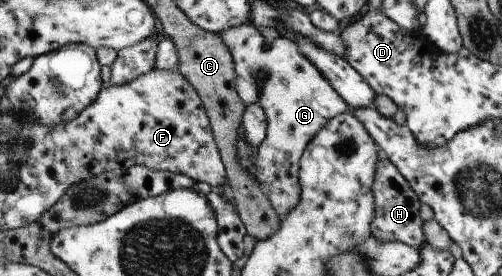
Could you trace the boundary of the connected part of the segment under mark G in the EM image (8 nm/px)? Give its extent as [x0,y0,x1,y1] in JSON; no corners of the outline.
[218,23,349,218]

